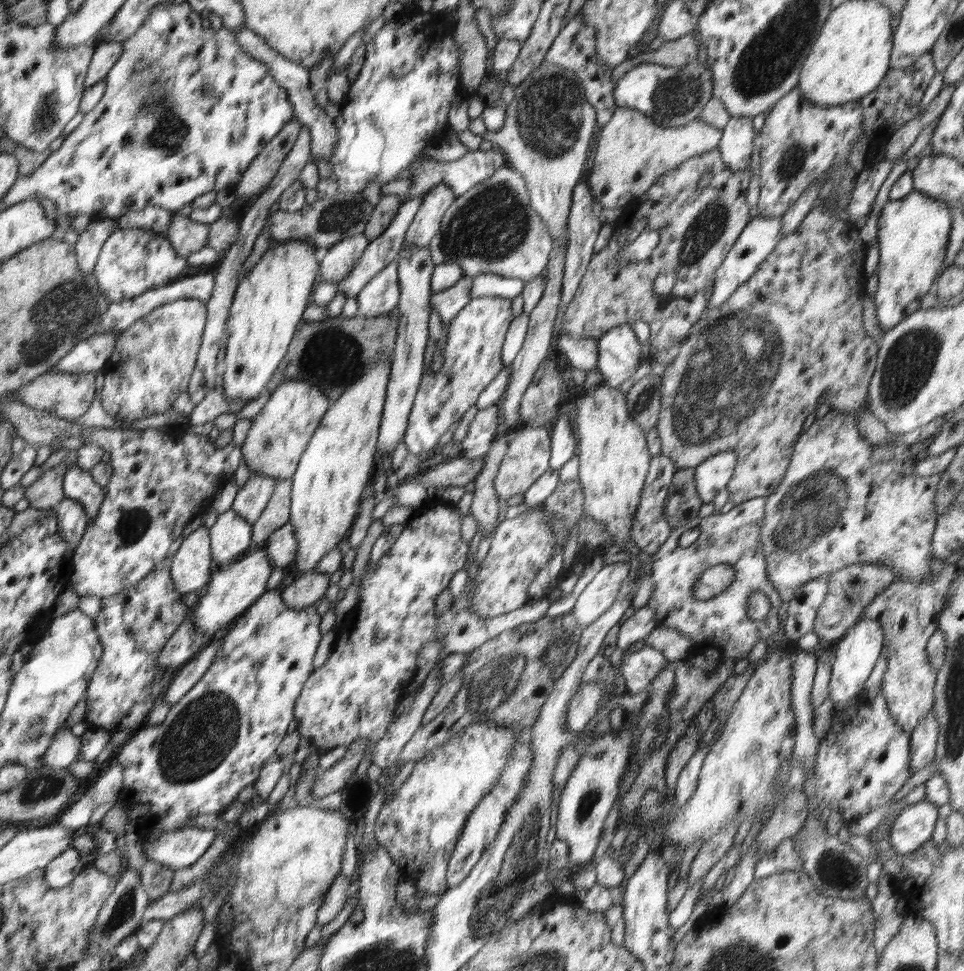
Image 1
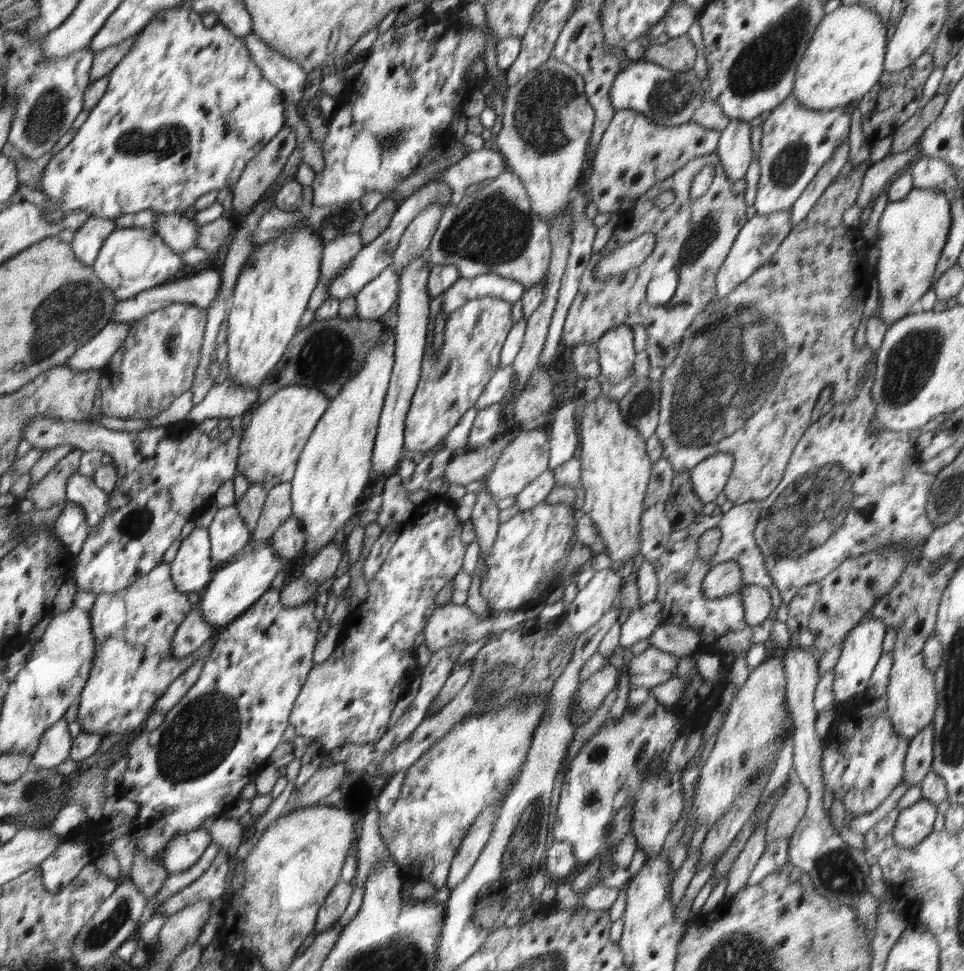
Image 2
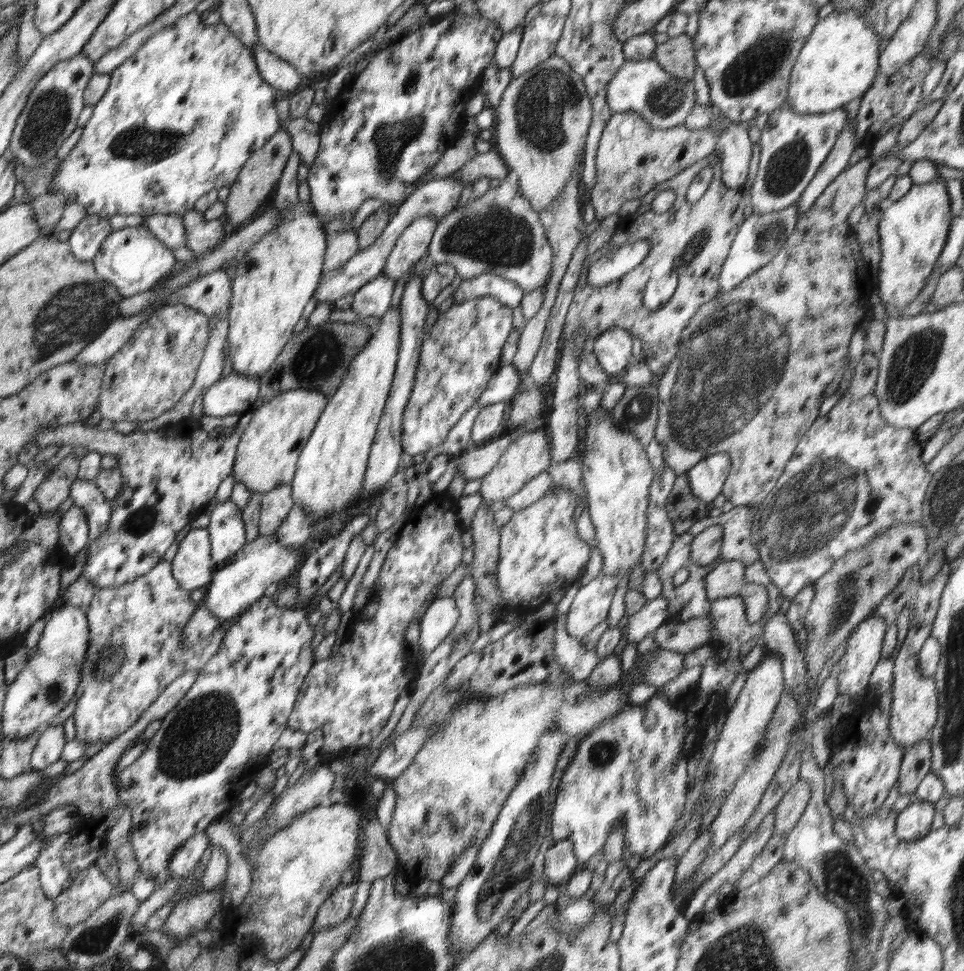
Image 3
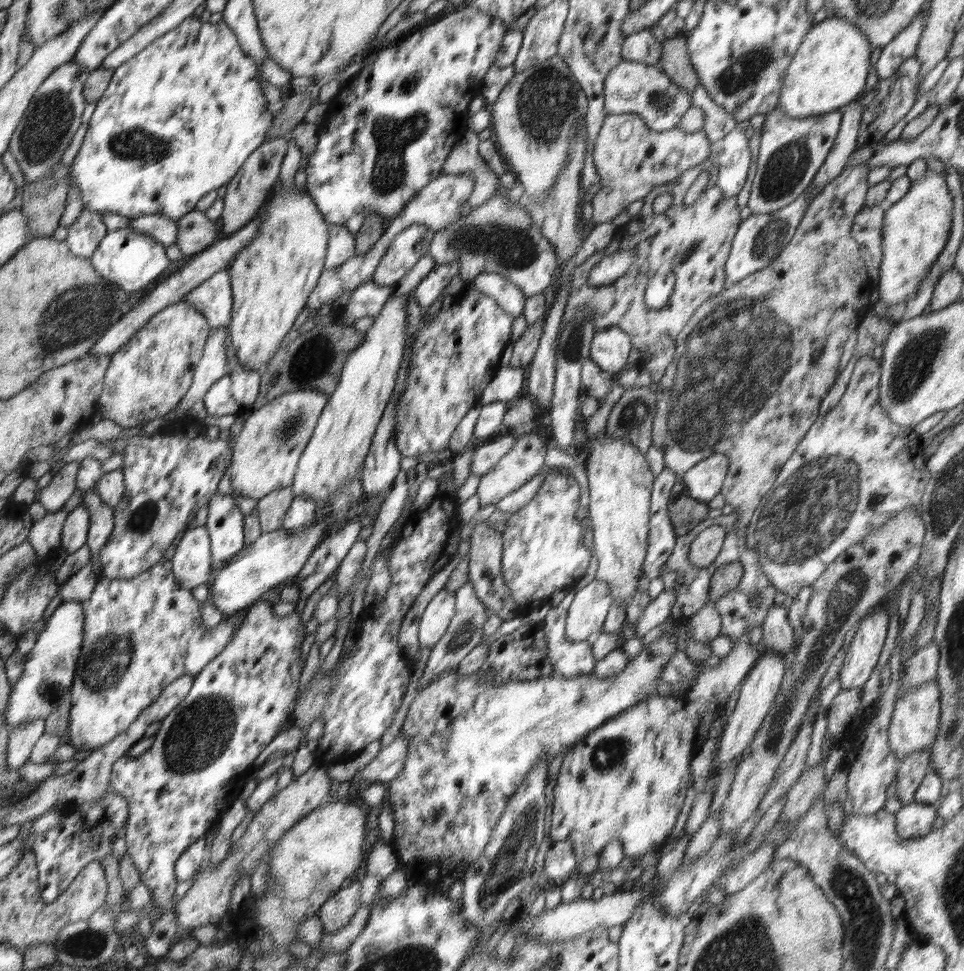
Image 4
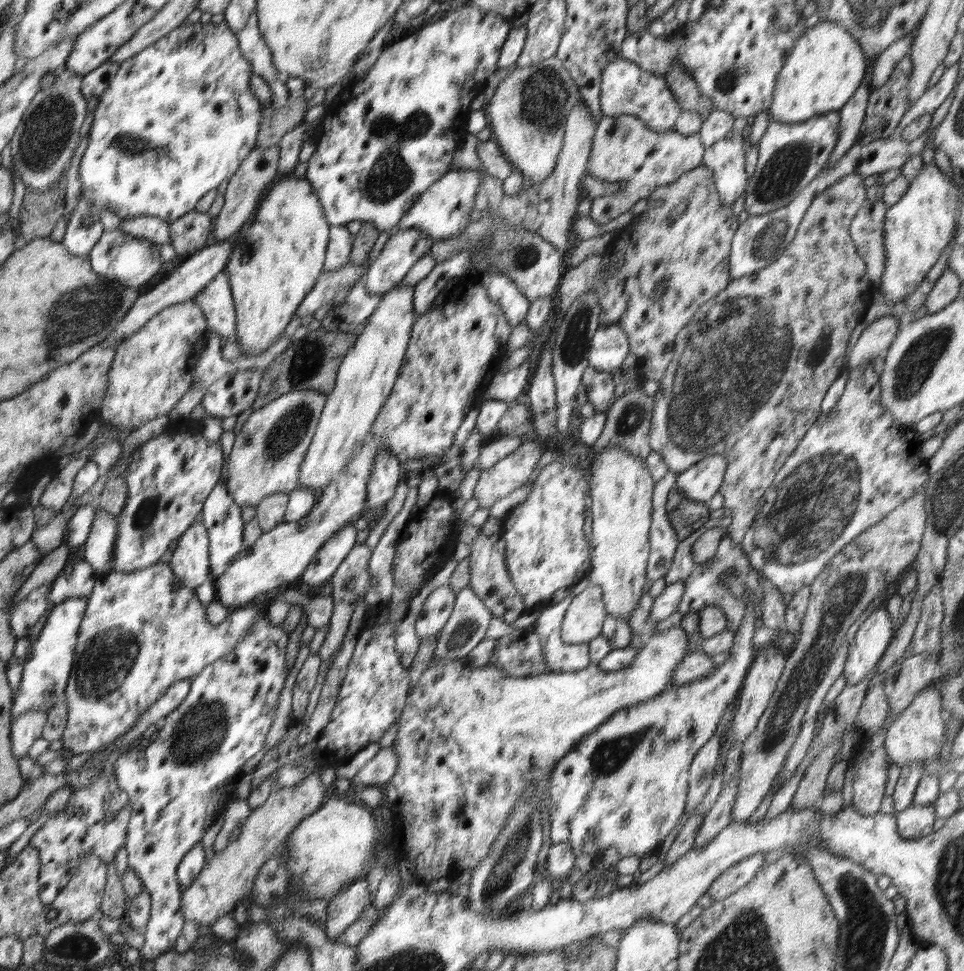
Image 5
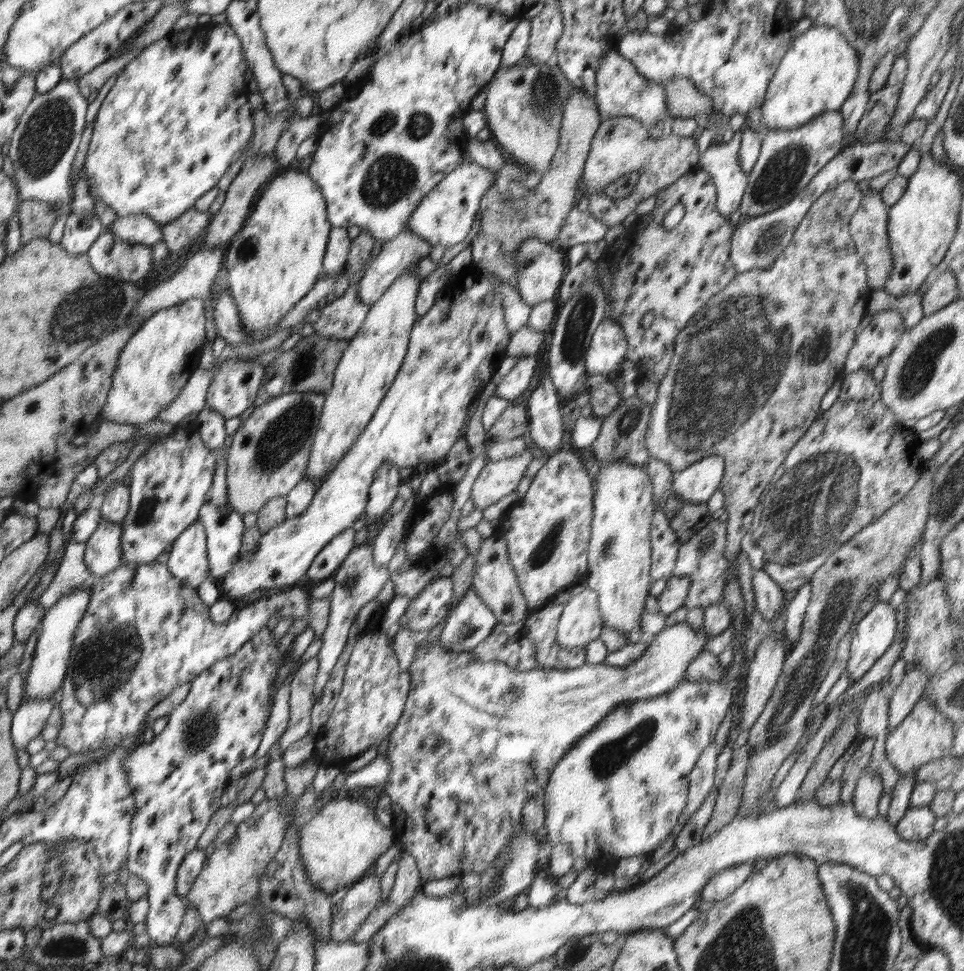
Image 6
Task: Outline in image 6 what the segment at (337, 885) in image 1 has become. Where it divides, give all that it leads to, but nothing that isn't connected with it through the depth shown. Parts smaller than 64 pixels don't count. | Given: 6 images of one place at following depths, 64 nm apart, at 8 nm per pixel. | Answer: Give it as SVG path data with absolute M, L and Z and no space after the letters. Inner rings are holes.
M369 873L347 891L342 901L332 906L331 939L334 942L351 940L365 918L377 908L381 876Z

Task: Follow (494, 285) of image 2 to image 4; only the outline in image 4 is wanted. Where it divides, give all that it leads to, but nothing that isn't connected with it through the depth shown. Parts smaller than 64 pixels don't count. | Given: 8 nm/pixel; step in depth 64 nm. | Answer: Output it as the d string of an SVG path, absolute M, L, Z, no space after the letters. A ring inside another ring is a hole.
M480 273L472 281L466 282L464 290L478 291L492 297L513 318L523 314L527 296L505 276Z

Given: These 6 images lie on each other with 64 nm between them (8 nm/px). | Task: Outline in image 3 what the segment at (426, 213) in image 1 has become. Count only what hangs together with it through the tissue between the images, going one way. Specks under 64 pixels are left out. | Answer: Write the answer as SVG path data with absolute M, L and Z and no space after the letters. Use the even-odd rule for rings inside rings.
M423 216L411 222L392 248L382 273L395 281L407 276L419 260L426 258L437 224L438 220L433 216Z

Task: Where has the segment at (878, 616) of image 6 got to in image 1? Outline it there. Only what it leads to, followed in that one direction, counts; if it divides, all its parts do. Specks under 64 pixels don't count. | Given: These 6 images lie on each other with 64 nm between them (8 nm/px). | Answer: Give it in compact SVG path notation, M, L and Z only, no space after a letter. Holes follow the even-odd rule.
M860 620L837 644L834 649L832 671L829 680L829 698L834 704L853 702L864 690L864 682L868 680L884 647L884 632L876 620Z

